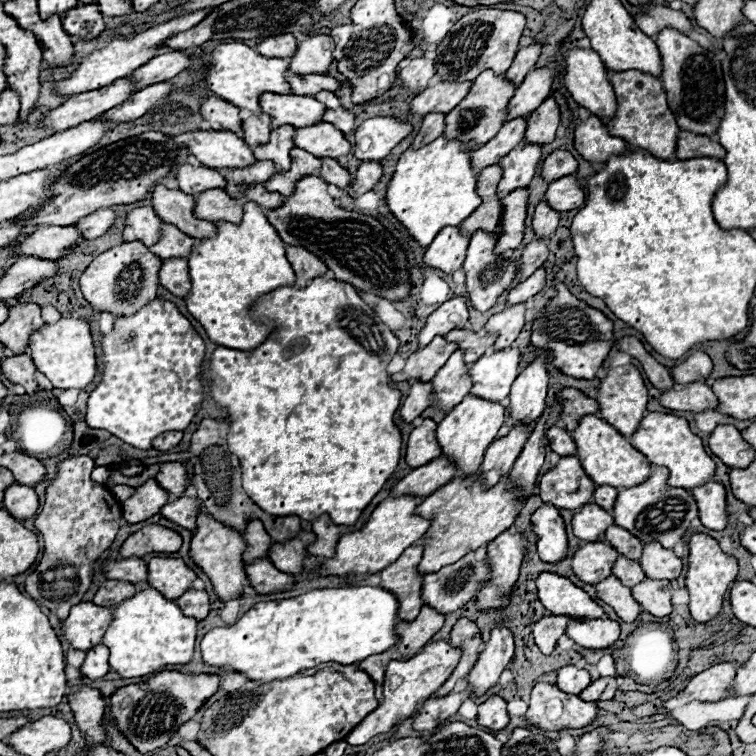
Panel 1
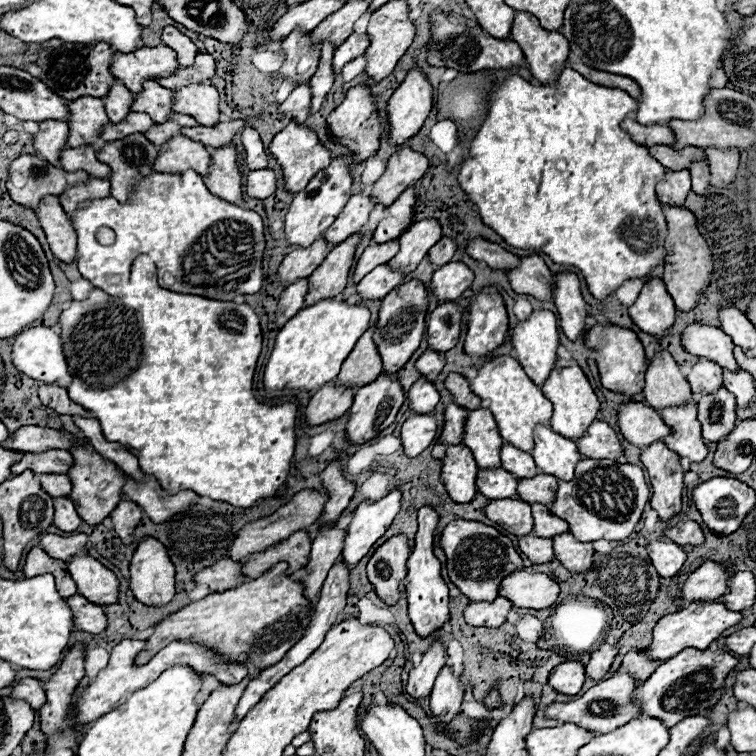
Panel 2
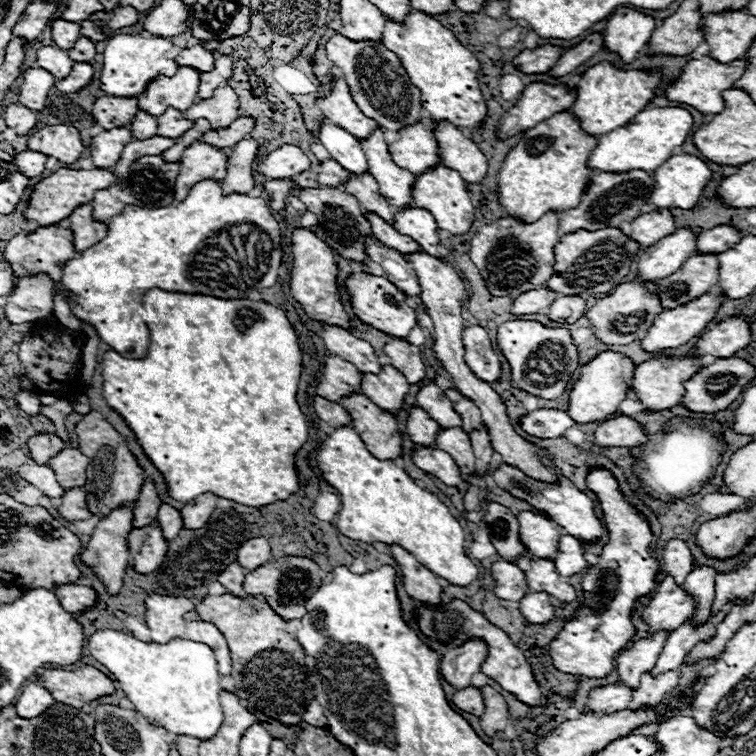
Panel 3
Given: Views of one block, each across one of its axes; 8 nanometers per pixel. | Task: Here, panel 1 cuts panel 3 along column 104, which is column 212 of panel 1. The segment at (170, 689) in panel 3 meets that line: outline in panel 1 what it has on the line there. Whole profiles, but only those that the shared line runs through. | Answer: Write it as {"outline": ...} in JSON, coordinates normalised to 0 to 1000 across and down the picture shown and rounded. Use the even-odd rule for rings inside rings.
{"outline":[[[426,778],[392,791],[341,796],[307,828],[280,831],[270,839],[267,876],[291,886],[310,886],[333,902],[376,899],[399,884],[426,876],[474,878],[526,849],[521,839],[526,794],[508,778]]]}

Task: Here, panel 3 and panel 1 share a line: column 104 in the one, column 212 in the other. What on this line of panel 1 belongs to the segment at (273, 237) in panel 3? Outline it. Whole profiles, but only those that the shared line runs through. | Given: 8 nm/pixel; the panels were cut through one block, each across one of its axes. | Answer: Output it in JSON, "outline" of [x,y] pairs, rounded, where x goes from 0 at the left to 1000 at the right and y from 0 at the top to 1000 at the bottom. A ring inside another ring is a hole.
{"outline":[[[336,267],[323,270],[323,286],[317,296],[307,294],[283,294],[286,296],[286,315],[270,315],[262,317],[262,323],[254,328],[254,339],[249,339],[249,362],[251,362],[251,389],[243,394],[249,413],[270,431],[275,447],[286,458],[299,458],[307,463],[333,463],[341,455],[352,450],[352,444],[360,439],[357,431],[352,429],[339,429],[331,423],[328,410],[333,397],[339,392],[347,392],[352,386],[360,386],[362,381],[370,378],[386,378],[389,376],[389,357],[378,344],[378,328],[376,320],[370,317],[368,307],[357,299],[352,291],[347,275]]]}

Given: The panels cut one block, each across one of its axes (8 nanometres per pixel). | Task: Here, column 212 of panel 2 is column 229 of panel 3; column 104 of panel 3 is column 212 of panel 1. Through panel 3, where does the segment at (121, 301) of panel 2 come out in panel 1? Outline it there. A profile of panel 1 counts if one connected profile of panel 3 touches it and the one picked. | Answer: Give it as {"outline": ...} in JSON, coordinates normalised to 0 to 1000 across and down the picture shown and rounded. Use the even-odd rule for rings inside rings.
{"outline":[[[426,365],[410,370],[405,376],[405,381],[374,378],[344,392],[333,402],[331,418],[336,423],[362,431],[360,442],[349,450],[349,455],[344,455],[341,460],[336,460],[331,466],[288,458],[280,466],[278,481],[272,487],[275,503],[278,503],[275,505],[278,526],[288,534],[288,540],[299,542],[299,550],[302,550],[302,558],[304,558],[302,593],[304,593],[307,601],[315,603],[315,608],[320,614],[323,648],[349,677],[357,677],[357,680],[365,680],[365,683],[389,680],[389,683],[397,683],[399,688],[413,690],[423,680],[434,680],[442,693],[458,693],[458,696],[468,693],[474,688],[474,683],[479,680],[479,675],[489,667],[489,661],[505,648],[505,643],[511,640],[516,627],[524,622],[526,608],[529,608],[532,582],[529,582],[529,569],[521,561],[521,548],[529,537],[529,519],[521,511],[516,511],[516,500],[513,500],[513,492],[511,492],[513,479],[519,476],[519,471],[526,463],[526,447],[516,439],[516,434],[511,429],[503,426],[503,421],[495,415],[495,410],[487,402],[481,402],[481,397],[476,397],[476,392],[471,389],[466,376],[450,373],[450,370],[431,370]]]}

